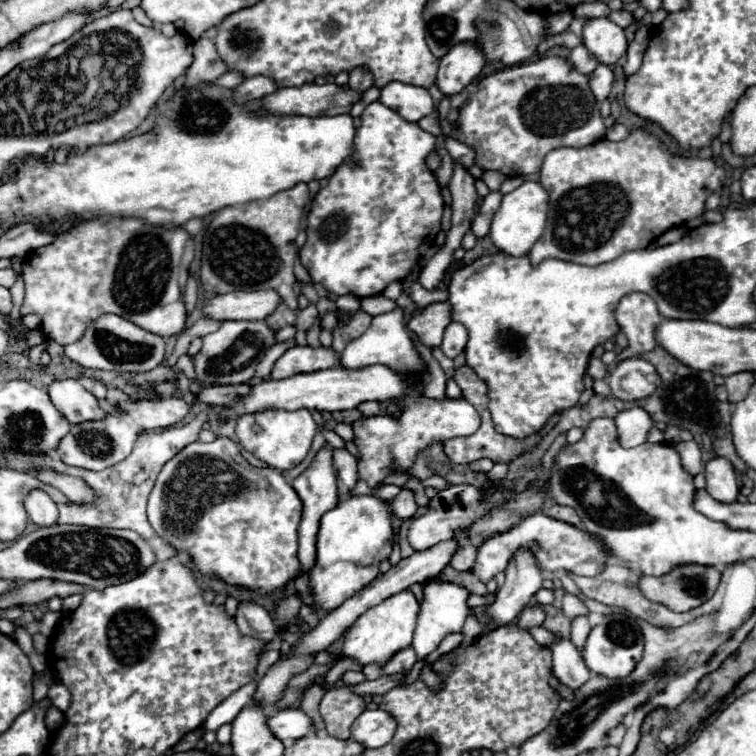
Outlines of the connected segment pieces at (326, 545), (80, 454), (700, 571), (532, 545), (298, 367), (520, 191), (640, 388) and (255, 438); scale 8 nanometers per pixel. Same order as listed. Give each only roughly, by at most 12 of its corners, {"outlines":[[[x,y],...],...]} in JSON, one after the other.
{"outlines":[[[344,497],[320,521],[314,603],[332,611],[392,553],[392,509]],[[180,399],[122,401],[120,413],[74,425],[58,455],[102,471],[138,435],[188,415]],[[682,565],[638,587],[654,603],[690,611],[708,601],[720,571]],[[536,513],[478,547],[474,573],[488,583],[520,549],[542,571],[596,575],[602,543]],[[292,347],[272,367],[272,379],[340,367],[332,347]],[[524,181],[502,197],[492,243],[526,255],[544,231],[548,193]],[[642,357],[608,375],[612,395],[638,401],[656,391],[658,373]],[[308,409],[240,417],[240,445],[274,469],[306,459],[316,435]]]}

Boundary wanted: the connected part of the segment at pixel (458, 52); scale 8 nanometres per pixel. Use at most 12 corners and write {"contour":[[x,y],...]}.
{"contour":[[458,43],[440,59],[436,85],[458,95],[480,75],[478,45]]}

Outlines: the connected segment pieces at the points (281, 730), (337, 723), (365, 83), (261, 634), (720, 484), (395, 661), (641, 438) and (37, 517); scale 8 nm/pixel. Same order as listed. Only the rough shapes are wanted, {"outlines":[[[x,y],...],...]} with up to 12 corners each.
{"outlines":[[[284,709],[268,727],[285,747],[314,733],[314,719],[302,709]],[[328,689],[320,715],[330,735],[350,735],[362,697]],[[350,71],[348,87],[358,93],[372,87],[370,71]],[[240,603],[234,621],[242,635],[270,643],[276,625],[258,603]],[[728,459],[704,465],[706,491],[734,503],[738,481]],[[414,649],[398,651],[382,671],[386,675],[408,673],[416,663]],[[634,405],[616,417],[622,447],[648,439],[654,421]],[[30,491],[24,507],[38,527],[58,525],[58,507],[44,491]]]}

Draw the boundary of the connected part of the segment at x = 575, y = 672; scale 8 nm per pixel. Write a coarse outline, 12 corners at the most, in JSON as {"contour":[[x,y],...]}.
{"contour":[[572,641],[552,649],[554,677],[576,691],[588,681],[588,667]]}

